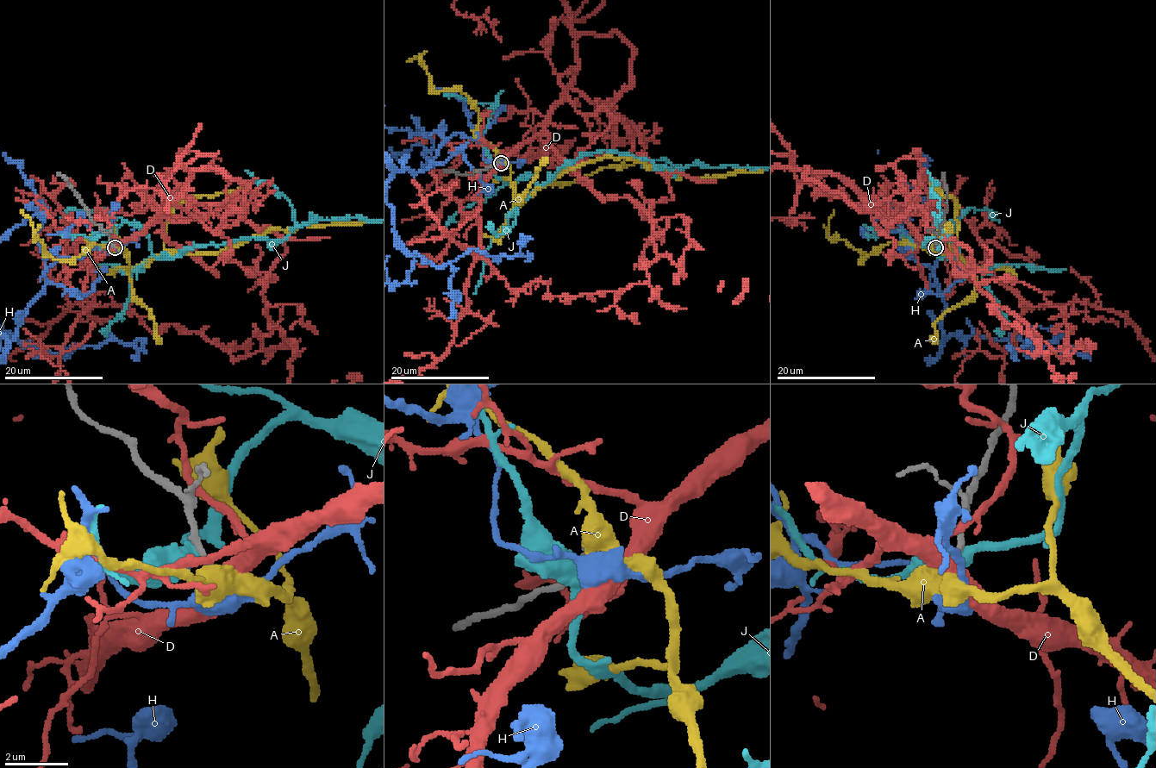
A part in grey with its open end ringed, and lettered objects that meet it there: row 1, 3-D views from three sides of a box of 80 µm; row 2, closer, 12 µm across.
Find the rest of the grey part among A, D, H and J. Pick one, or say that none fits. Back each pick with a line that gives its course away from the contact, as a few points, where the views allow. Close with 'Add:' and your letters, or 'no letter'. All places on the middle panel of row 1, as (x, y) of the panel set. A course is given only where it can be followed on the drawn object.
Add: no letter

